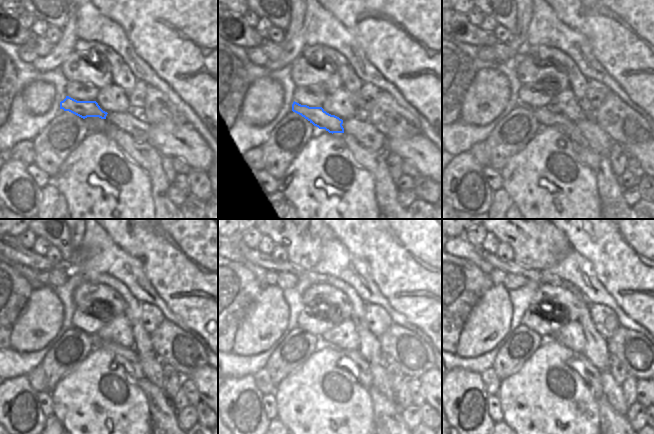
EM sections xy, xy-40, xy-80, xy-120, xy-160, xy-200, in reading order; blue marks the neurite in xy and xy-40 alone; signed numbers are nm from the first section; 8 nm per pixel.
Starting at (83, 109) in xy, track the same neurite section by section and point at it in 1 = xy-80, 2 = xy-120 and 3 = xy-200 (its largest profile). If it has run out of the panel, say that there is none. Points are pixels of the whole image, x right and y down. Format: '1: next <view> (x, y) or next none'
1: next xy-80 (567, 127)
2: next xy-120 (127, 357)
3: next xy-200 (591, 375)

